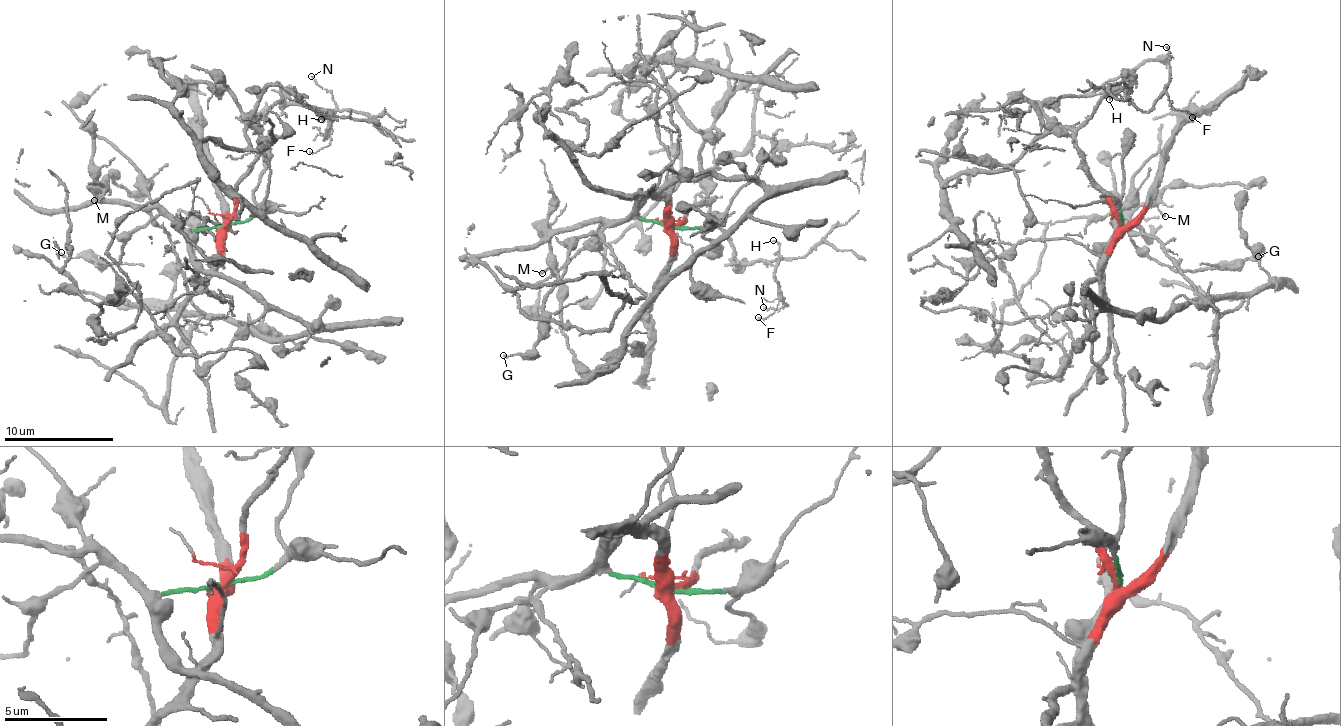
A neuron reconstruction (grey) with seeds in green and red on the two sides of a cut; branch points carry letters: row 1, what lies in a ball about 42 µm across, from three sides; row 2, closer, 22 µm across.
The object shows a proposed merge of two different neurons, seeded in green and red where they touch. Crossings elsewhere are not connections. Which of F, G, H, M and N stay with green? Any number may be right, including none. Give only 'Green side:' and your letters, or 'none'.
Green side: G, M

